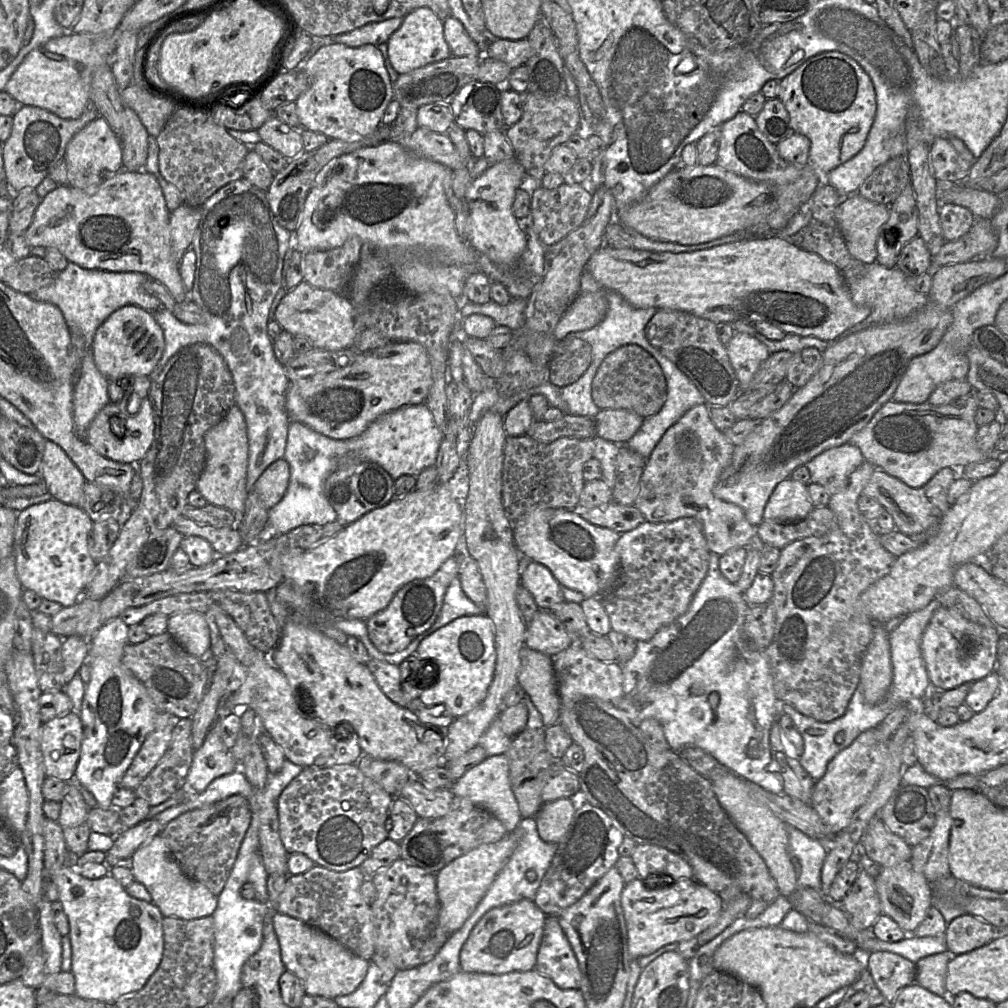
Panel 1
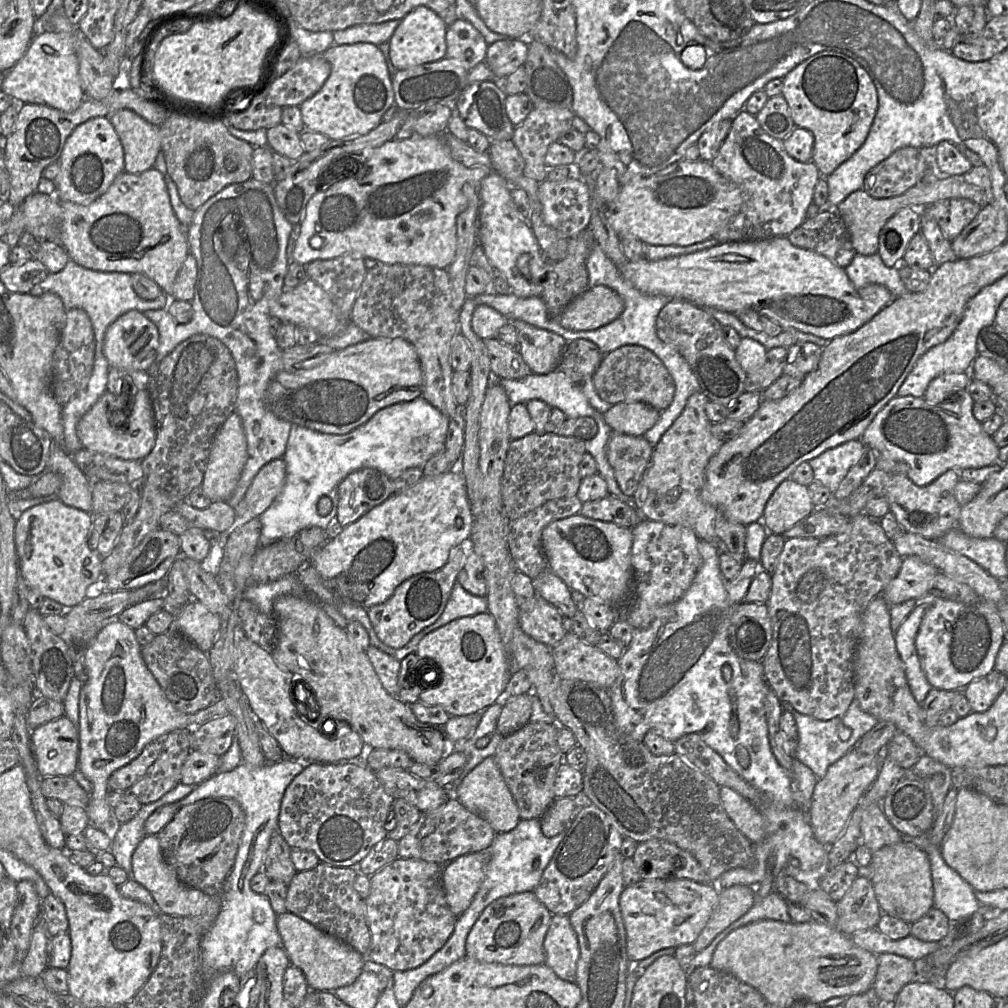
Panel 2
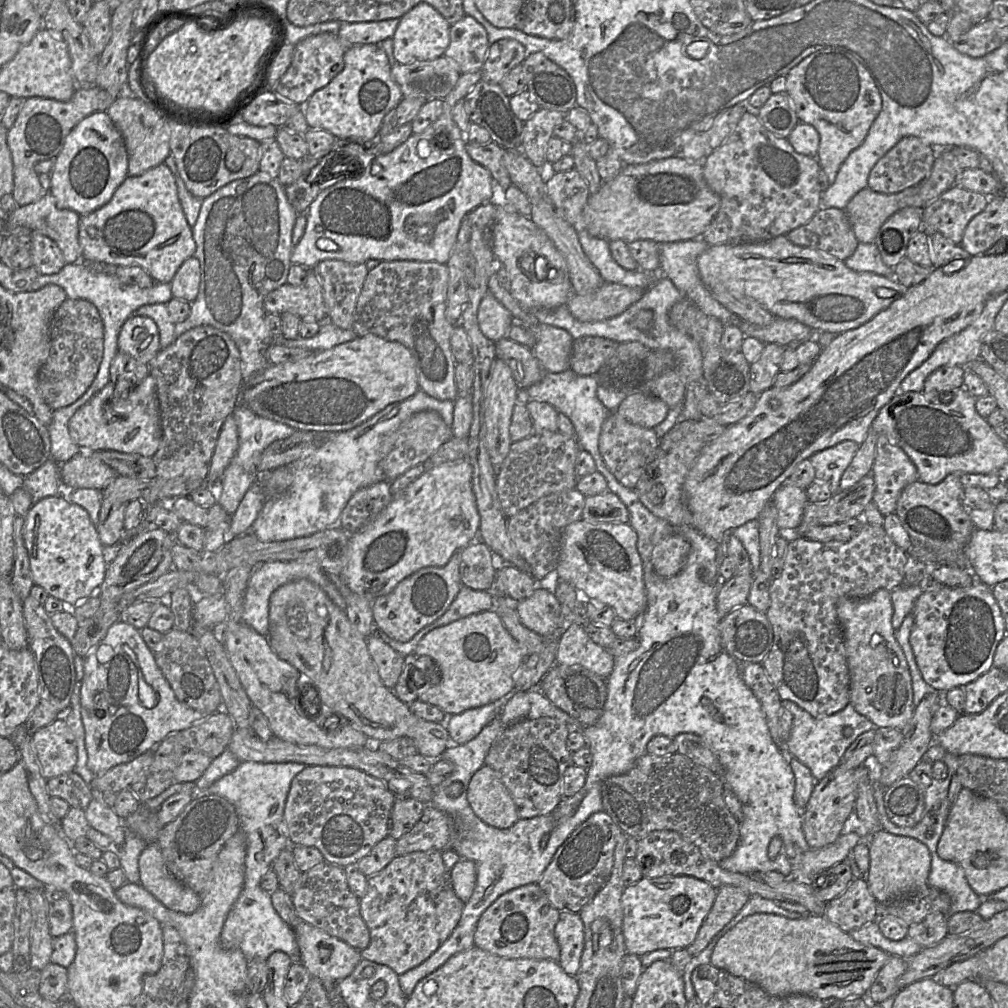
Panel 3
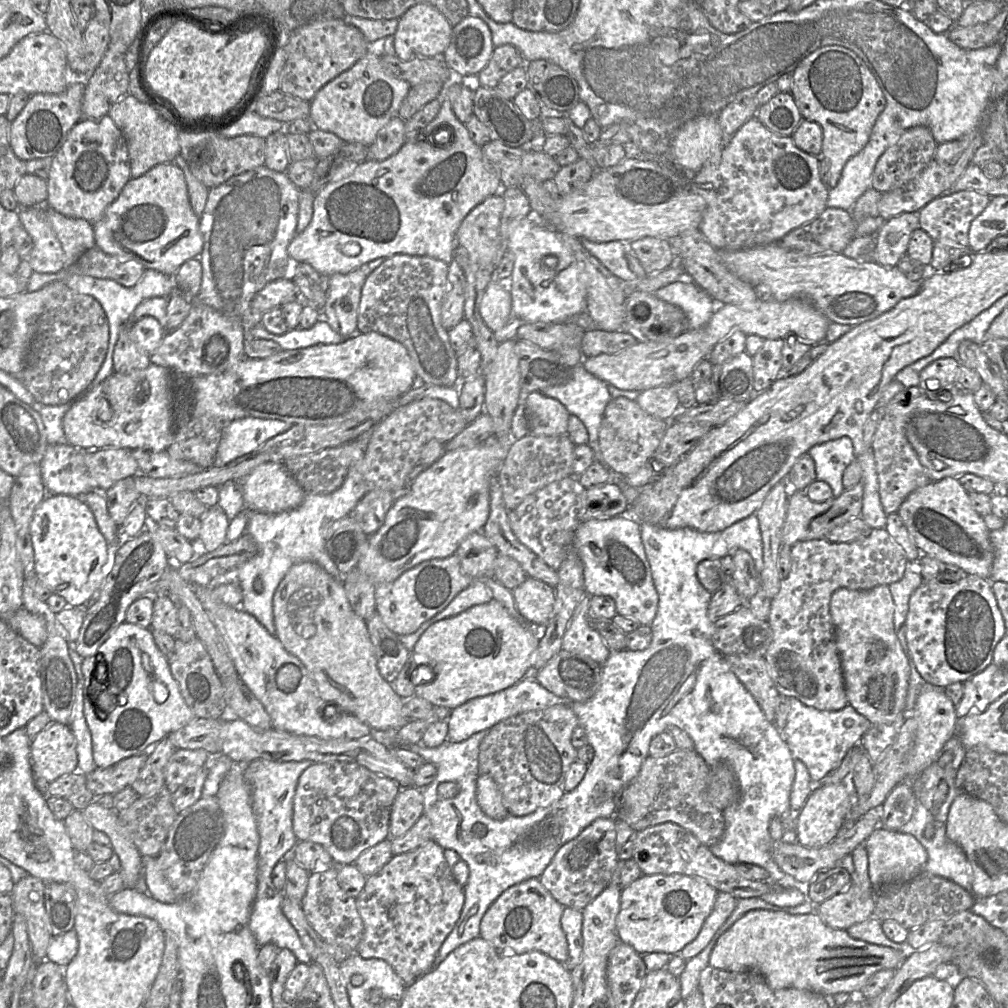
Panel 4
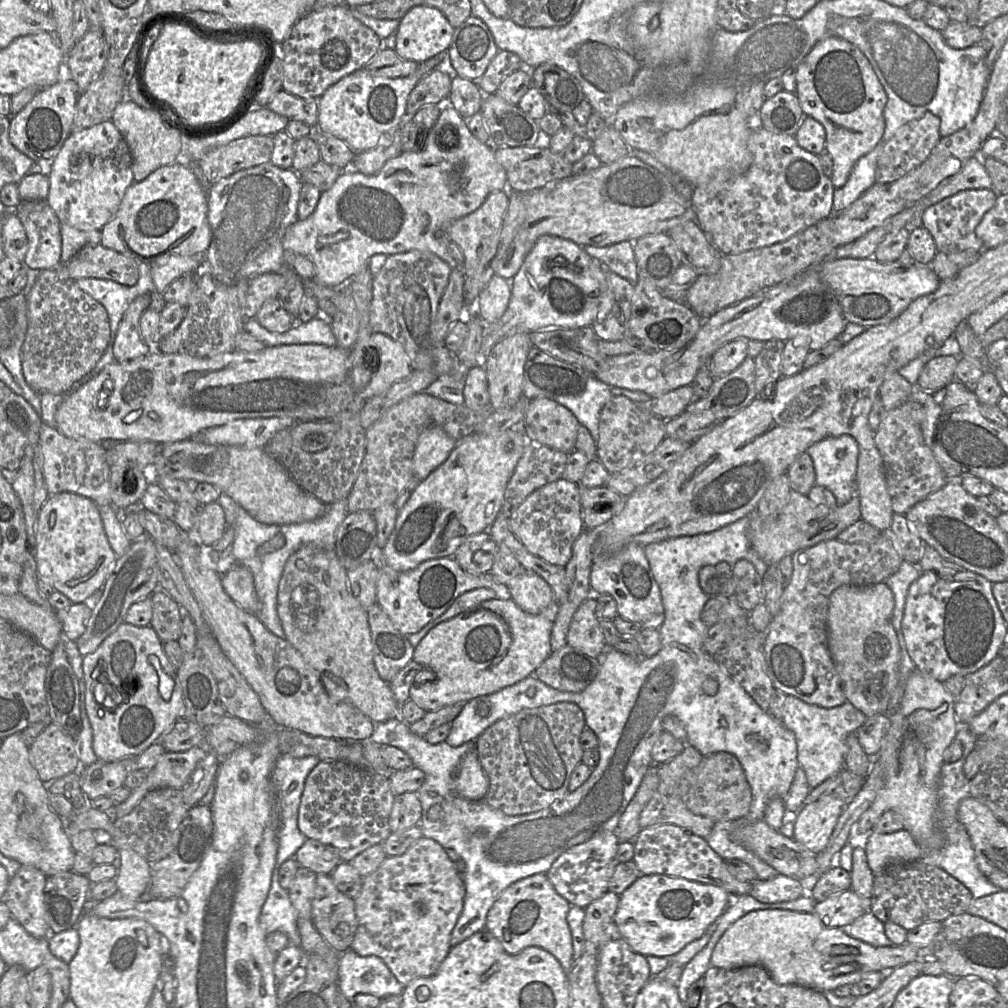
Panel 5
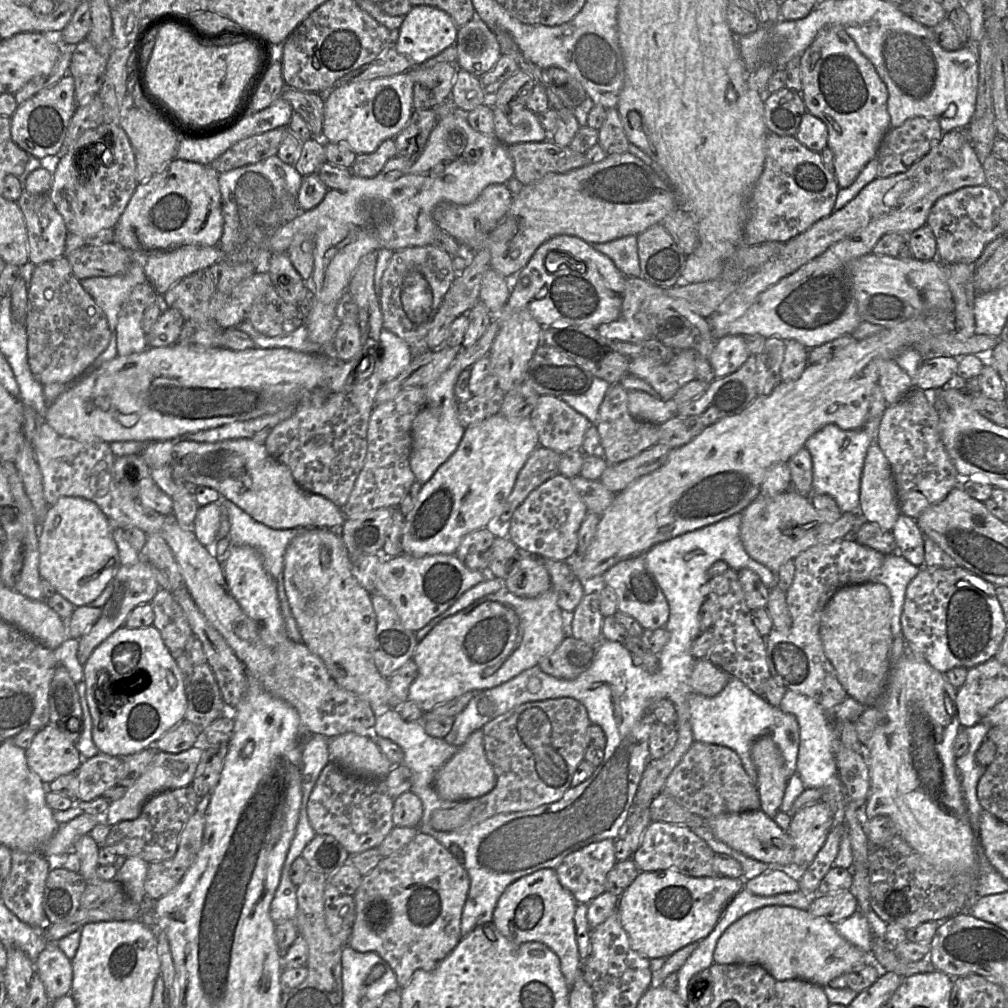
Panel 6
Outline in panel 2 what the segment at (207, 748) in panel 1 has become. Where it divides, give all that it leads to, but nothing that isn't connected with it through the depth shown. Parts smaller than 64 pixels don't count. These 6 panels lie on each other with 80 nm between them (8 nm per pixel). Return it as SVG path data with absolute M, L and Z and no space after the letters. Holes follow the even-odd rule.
M192 750L181 770L181 783L197 786L217 773L220 757Z

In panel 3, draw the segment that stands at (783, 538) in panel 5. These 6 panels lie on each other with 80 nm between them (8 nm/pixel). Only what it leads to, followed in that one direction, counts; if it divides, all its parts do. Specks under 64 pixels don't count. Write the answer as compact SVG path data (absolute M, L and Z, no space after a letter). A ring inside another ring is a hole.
M870 473L849 489L832 494L824 502L808 502L801 524L795 531L780 531L780 535L790 542L802 537L812 526L832 525L851 518L862 518L866 506L872 501L874 491L875 482Z

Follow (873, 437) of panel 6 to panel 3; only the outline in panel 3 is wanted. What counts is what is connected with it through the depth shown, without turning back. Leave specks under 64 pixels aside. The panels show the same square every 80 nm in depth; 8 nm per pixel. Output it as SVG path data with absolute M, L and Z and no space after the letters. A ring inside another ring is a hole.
M845 440L833 447L814 453L809 459L815 469L815 480L827 483L833 495L838 493L842 474L859 447L860 445L856 442Z

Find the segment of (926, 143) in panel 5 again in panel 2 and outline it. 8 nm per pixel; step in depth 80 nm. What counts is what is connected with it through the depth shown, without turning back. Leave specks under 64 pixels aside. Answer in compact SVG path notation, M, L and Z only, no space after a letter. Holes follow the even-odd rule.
M904 147L871 169L861 190L874 198L892 198L915 186L933 166L934 148Z

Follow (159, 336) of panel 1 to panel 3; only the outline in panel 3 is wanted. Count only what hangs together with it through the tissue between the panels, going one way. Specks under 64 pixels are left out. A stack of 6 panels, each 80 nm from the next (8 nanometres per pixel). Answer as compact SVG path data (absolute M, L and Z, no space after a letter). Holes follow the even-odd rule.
M130 316L120 329L118 351L149 365L159 350L159 330L154 320L146 316Z

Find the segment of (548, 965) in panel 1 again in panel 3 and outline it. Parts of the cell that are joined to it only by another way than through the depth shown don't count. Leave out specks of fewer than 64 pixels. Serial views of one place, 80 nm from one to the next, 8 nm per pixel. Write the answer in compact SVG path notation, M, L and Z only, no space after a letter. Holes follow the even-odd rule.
M560 911L554 935L560 948L558 964L571 976L576 976L584 945L584 927L579 913Z

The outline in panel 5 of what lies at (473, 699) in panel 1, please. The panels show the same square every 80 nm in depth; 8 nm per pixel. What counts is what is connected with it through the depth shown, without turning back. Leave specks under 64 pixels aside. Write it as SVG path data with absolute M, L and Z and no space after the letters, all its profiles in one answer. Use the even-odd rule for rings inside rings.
M491 599L438 624L415 647L413 660L423 668L411 685L410 699L426 712L436 711L495 693L530 675L535 676L536 669L552 654L550 636L553 620L554 610L531 615L521 610L512 599Z

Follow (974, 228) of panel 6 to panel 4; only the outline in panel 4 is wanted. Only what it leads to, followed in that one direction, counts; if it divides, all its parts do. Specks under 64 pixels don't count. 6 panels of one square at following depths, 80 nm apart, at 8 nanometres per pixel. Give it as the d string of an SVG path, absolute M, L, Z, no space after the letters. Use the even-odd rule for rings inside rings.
M974 190L943 194L918 212L919 227L933 241L951 240L968 247L971 222L984 211L990 200L987 194Z

